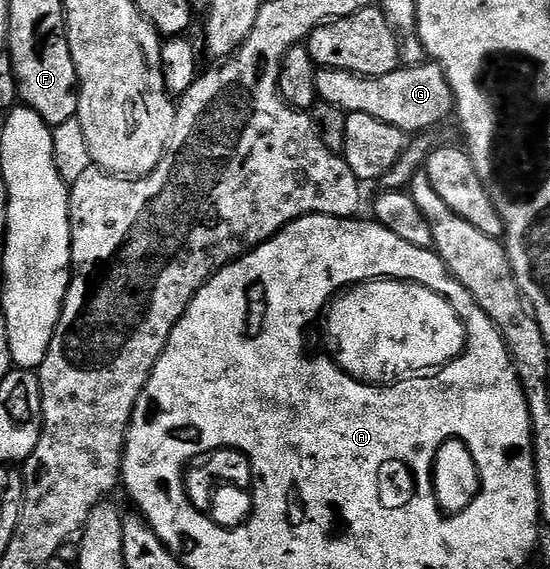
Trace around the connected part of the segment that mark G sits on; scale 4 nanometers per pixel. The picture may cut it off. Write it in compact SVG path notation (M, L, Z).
M433 61L406 65L383 75L354 75L350 71L322 69L316 77L316 89L321 102L336 105L347 115L368 113L368 117L396 125L396 129L407 133L426 133L422 131L444 122L449 115L451 118L454 111L454 95L446 75Z

